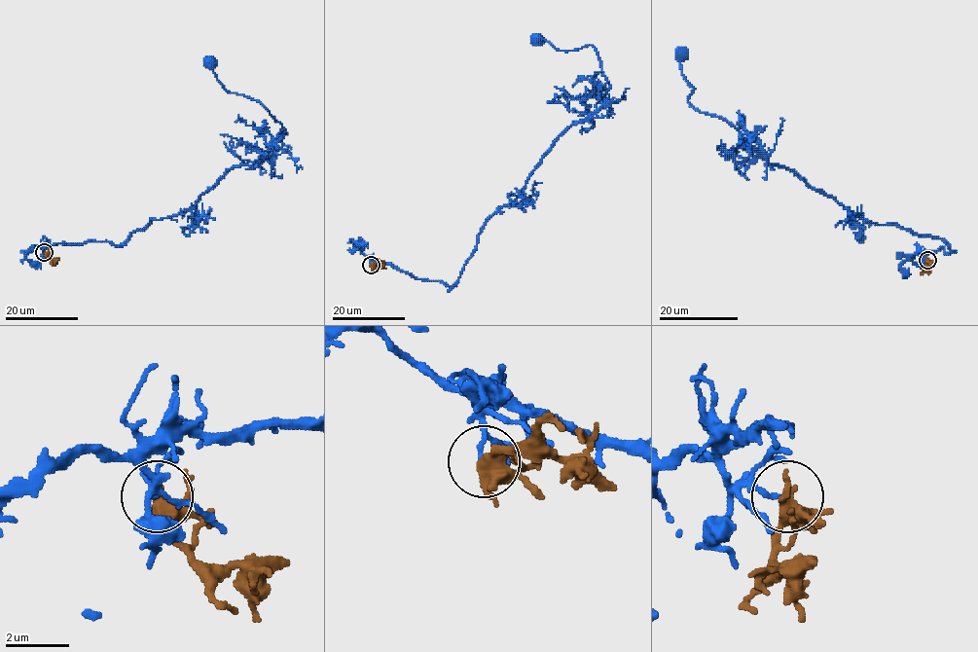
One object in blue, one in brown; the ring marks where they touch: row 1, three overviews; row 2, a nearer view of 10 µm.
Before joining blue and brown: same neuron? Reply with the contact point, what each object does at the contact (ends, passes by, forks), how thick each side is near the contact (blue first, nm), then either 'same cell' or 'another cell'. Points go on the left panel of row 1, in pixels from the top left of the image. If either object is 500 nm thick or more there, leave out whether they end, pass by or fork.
(44, 252) | blue ends | brown forks | 120/360 nm | another cell

